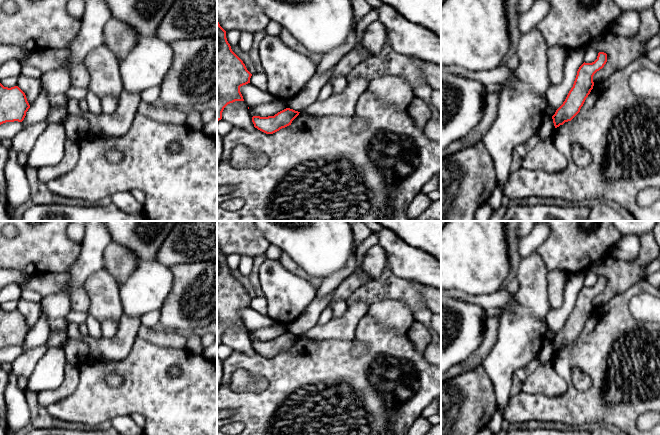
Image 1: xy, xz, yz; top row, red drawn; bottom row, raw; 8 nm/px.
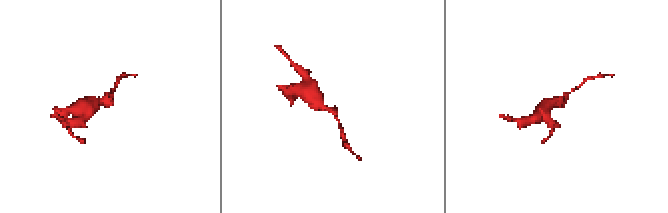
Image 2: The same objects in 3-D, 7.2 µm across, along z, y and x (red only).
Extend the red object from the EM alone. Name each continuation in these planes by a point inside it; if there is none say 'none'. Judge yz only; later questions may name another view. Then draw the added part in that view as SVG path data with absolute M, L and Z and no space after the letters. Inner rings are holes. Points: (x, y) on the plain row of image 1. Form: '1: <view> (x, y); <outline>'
none

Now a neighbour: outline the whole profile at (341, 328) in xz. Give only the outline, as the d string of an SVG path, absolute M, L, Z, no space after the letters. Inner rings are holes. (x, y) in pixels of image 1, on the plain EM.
M355 301L348 304L346 312L337 318L332 318L326 324L317 324L305 331L300 337L322 340L336 339L353 341L357 326L361 319L367 315L369 304Z

